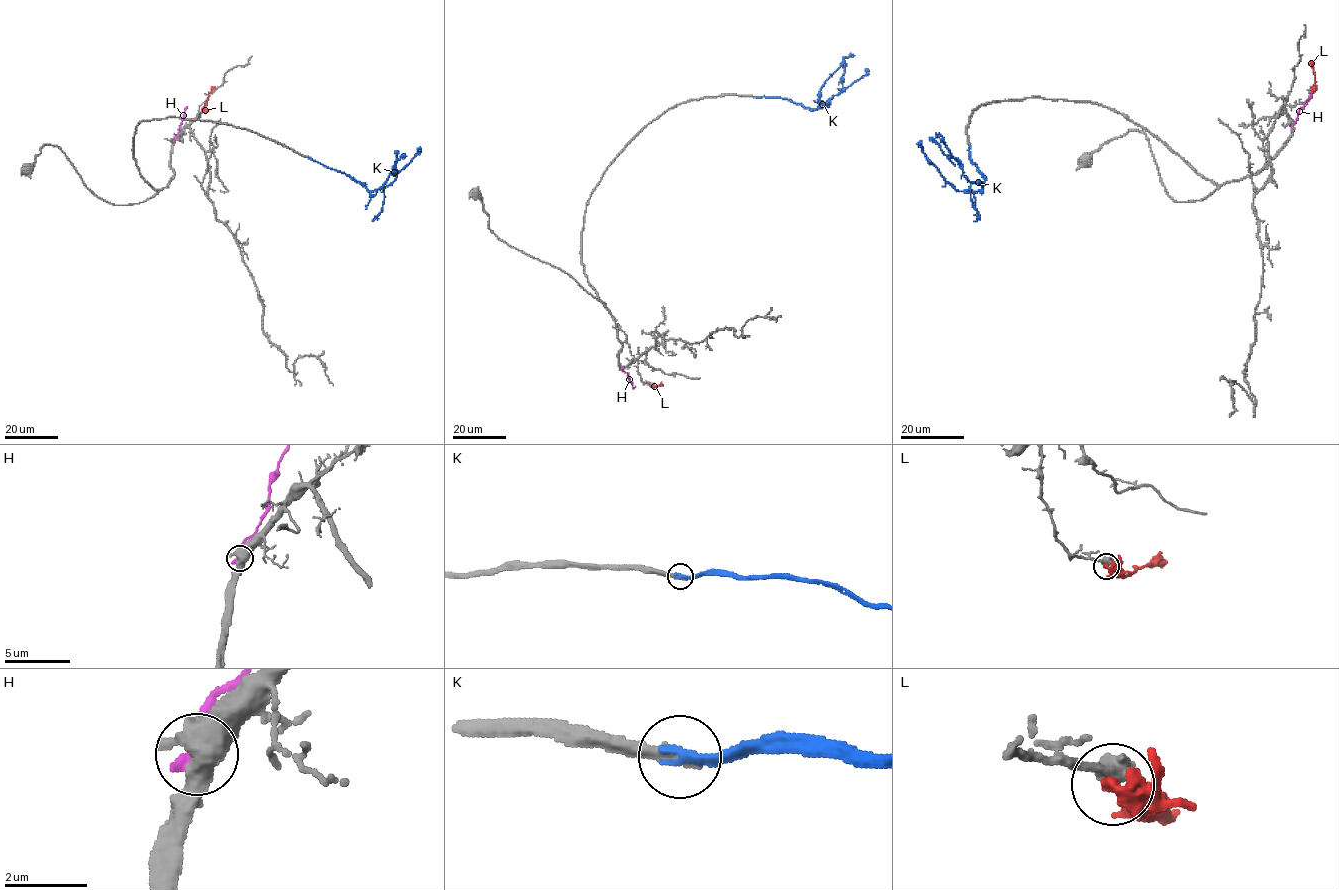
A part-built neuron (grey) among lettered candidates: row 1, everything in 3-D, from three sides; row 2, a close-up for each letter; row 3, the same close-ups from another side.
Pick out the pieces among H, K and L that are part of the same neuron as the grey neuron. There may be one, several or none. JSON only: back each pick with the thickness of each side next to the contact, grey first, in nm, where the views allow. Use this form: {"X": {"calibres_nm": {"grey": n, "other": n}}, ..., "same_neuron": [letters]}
{"K": {"calibres_nm": {"grey": 320, "other": 320}}, "same_neuron": ["K"]}

